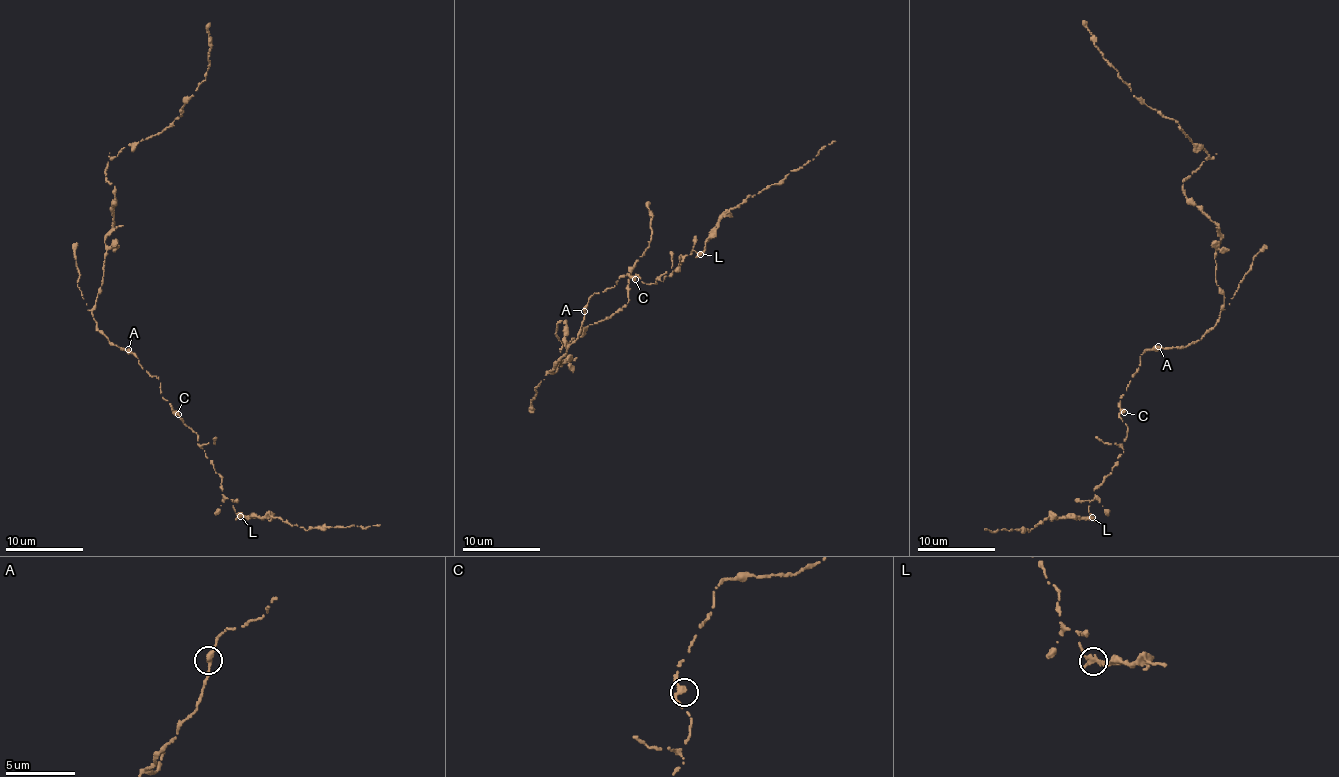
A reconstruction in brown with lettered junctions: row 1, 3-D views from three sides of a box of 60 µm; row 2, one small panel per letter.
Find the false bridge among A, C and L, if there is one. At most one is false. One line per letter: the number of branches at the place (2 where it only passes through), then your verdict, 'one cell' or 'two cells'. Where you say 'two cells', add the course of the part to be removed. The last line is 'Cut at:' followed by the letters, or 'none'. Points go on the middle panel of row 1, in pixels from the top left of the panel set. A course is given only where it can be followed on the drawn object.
A: 2 | one cell
C: 2 | one cell
L: 2 | two cells | (701, 253), (716, 224), (732, 208), (779, 184), (790, 170), (798, 170), (813, 160), (819, 151), (835, 141)
Cut at: L

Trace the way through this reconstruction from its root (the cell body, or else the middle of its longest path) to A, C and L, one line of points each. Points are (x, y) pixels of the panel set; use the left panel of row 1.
A: (111, 342), (121, 349), (128, 349)
C: (111, 342), (132, 352), (138, 358), (138, 364), (158, 378), (162, 397), (178, 414)
L: (111, 342), (132, 352), (138, 364), (158, 378), (162, 397), (197, 435), (221, 478), (221, 494), (241, 515)

